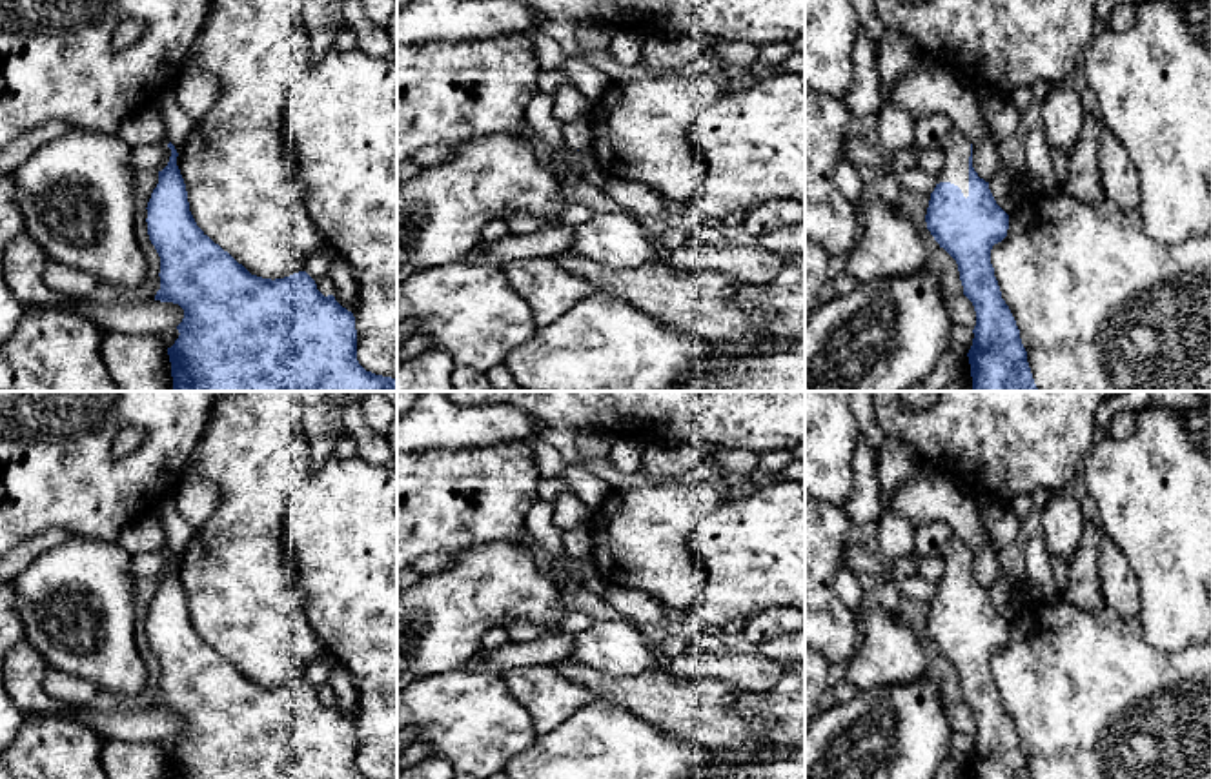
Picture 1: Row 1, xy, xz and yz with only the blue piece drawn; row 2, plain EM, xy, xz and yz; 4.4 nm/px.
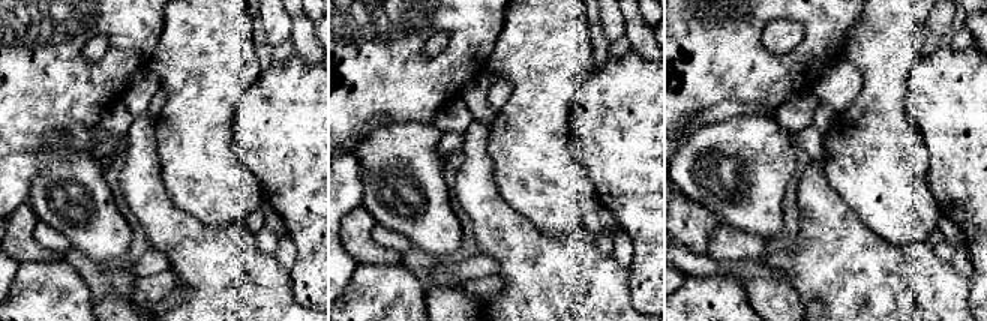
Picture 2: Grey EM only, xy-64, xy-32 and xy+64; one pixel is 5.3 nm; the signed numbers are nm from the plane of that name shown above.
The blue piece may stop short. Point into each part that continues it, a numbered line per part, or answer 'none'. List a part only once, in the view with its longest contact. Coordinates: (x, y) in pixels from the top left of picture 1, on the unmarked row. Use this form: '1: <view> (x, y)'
1: yz (956, 556)

